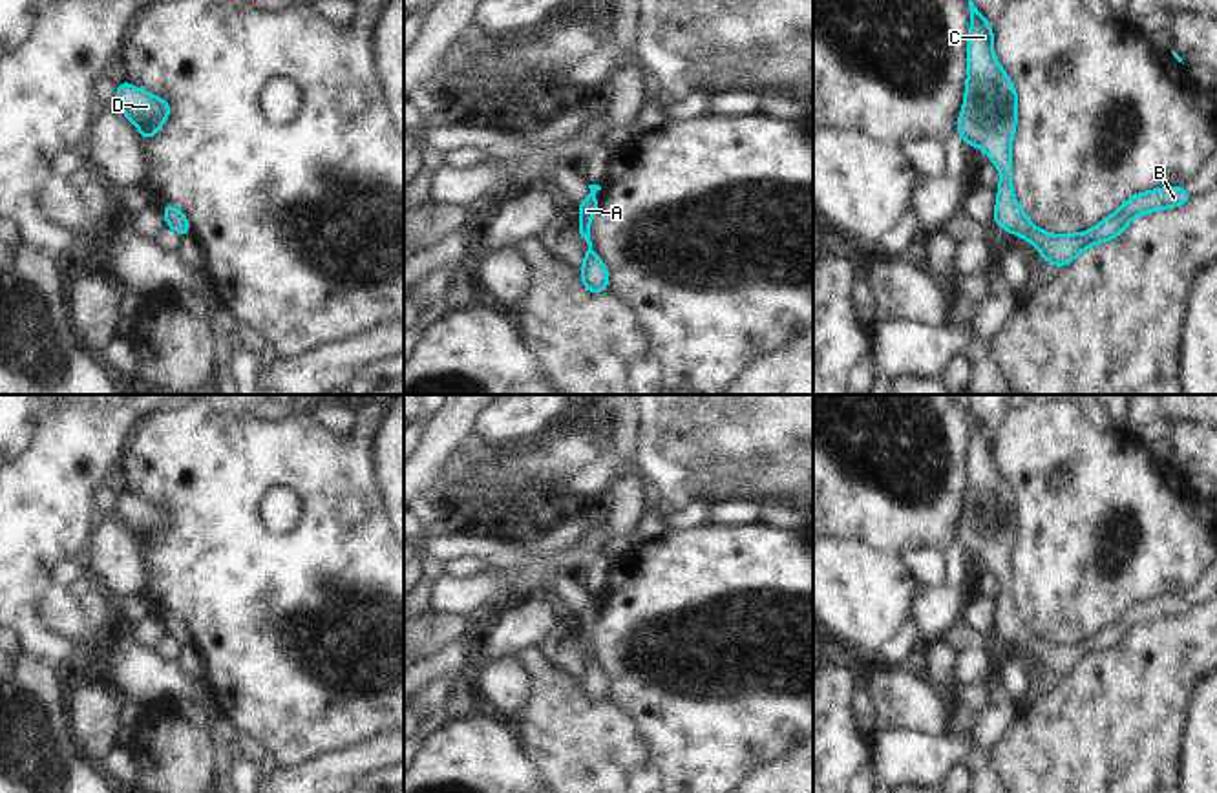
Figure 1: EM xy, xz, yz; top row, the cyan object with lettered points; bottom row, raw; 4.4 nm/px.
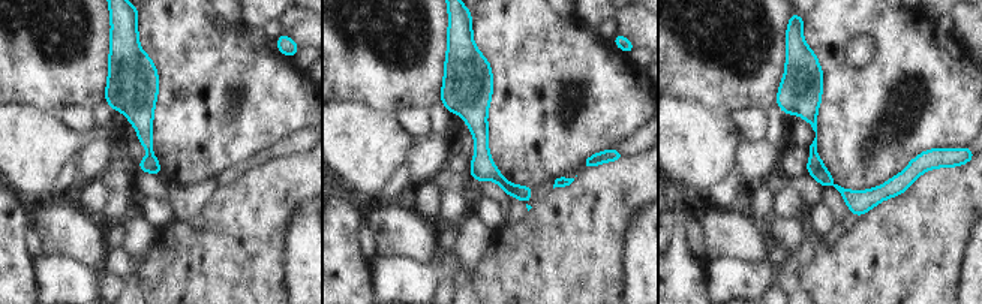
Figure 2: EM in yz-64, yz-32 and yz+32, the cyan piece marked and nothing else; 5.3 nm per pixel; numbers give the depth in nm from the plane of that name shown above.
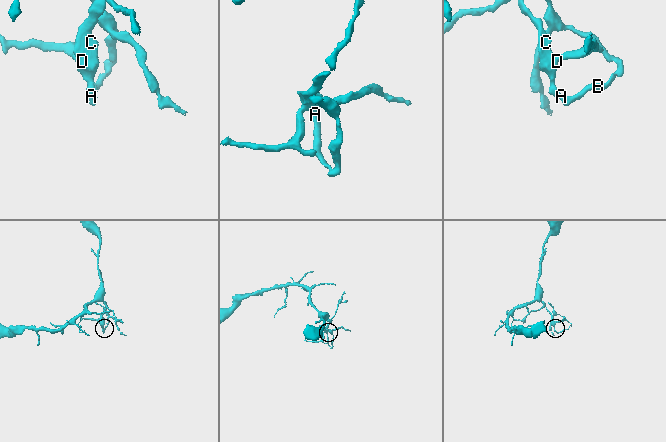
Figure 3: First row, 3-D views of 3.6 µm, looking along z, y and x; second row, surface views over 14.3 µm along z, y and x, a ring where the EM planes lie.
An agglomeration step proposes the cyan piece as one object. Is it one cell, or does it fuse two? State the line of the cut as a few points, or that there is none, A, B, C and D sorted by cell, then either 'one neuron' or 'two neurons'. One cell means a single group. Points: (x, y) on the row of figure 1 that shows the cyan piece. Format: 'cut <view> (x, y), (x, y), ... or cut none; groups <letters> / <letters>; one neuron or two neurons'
cut none; groups A B C D; one neuron

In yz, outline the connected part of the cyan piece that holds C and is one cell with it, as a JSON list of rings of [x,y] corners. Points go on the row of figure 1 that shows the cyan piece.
[[[968,0],[968,75],[965,100],[958,119],[958,135],[968,146],[981,146],[1000,170],[998,203],[994,221],[1012,236],[1020,234],[1038,248],[1045,261],[1065,267],[1091,245],[1109,241],[1122,234],[1133,217],[1184,205],[1193,199],[1182,186],[1164,186],[1135,194],[1118,210],[1082,234],[1049,234],[1034,227],[1029,216],[1016,203],[1012,192],[1011,144],[1016,132],[1018,97],[1011,77],[998,64],[992,49],[992,26]]]

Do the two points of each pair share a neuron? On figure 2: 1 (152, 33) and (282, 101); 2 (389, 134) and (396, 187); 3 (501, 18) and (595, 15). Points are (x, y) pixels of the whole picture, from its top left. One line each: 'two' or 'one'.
1: one
2: two
3: two

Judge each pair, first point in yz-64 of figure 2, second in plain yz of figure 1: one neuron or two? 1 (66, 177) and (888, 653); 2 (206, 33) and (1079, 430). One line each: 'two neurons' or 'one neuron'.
1: one neuron
2: one neuron

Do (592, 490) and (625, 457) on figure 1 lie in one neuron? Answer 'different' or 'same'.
same

